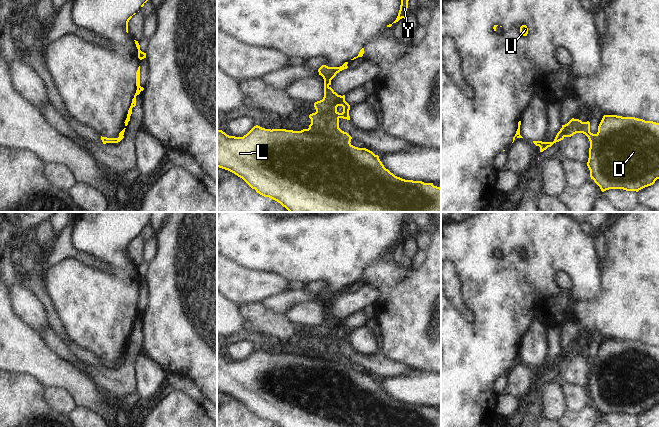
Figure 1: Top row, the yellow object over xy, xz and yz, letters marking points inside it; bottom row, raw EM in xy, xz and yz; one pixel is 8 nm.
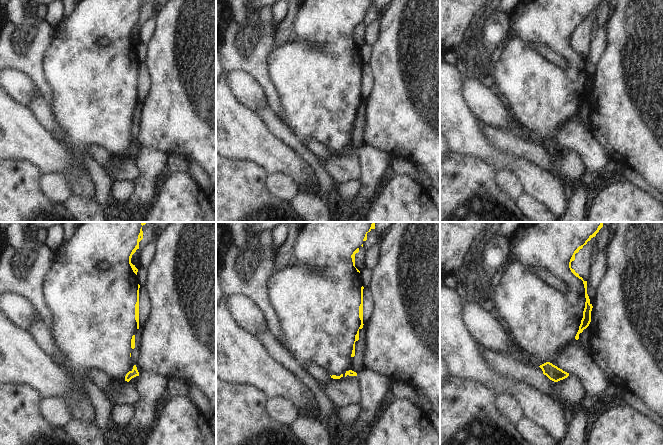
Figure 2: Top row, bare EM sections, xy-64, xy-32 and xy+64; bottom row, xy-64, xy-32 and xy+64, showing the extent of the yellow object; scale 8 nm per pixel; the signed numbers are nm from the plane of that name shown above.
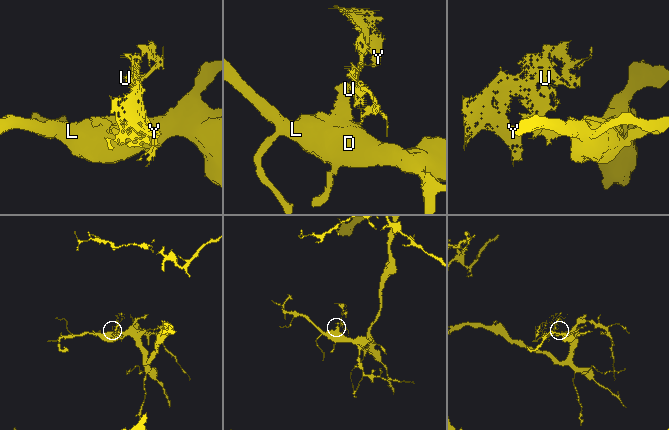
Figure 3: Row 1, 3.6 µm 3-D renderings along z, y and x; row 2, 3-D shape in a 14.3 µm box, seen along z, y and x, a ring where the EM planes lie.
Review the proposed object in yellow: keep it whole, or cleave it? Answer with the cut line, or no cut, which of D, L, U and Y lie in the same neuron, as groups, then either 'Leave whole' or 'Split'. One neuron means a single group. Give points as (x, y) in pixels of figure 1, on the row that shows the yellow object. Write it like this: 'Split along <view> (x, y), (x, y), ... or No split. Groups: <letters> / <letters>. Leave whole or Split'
Split along xy (119, 135), (122, 136). Groups: D L / U Y. Split.

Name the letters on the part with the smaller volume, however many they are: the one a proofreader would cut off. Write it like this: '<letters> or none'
U, Y

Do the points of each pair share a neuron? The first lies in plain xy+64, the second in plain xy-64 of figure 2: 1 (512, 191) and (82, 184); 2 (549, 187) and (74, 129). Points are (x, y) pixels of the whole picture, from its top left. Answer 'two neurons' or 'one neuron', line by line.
1: two neurons
2: two neurons

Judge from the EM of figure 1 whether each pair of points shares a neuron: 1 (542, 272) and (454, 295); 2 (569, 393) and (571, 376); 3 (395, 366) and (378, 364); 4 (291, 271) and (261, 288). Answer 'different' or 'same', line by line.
1: different
2: different
3: same
4: different

